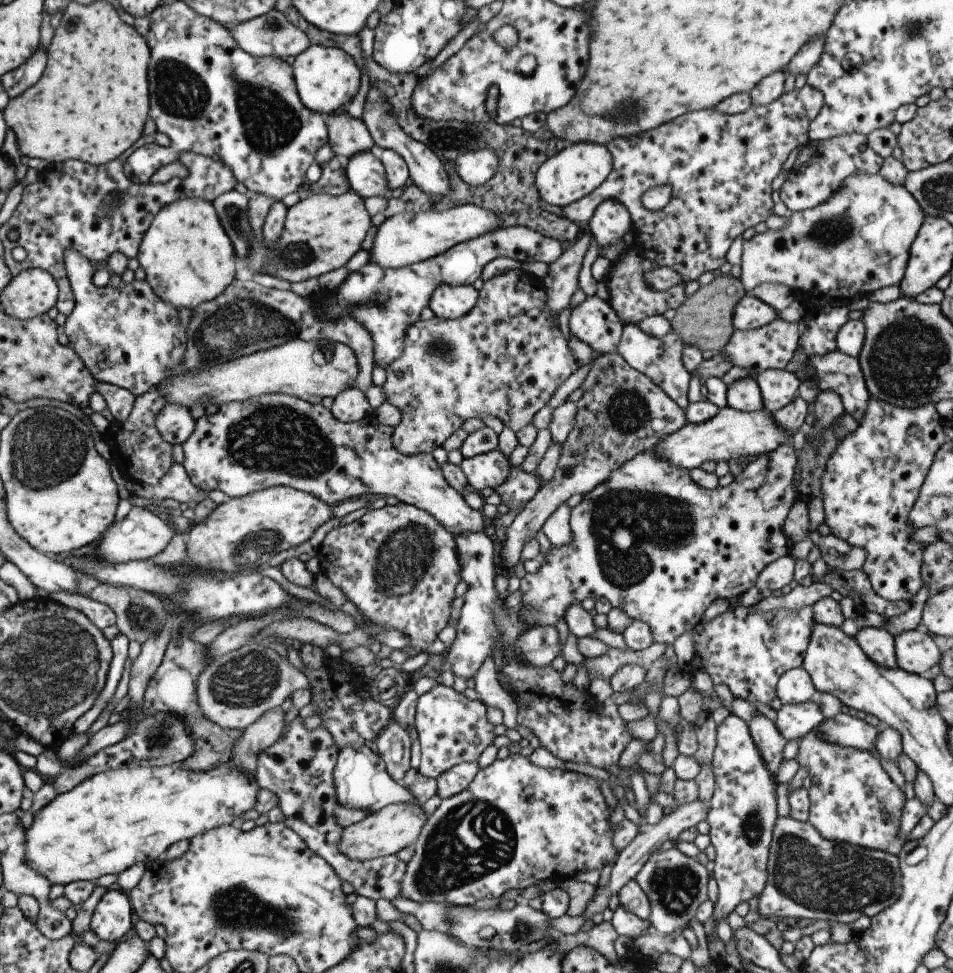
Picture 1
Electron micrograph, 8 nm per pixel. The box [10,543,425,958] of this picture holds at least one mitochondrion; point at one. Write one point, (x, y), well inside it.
(236, 908)

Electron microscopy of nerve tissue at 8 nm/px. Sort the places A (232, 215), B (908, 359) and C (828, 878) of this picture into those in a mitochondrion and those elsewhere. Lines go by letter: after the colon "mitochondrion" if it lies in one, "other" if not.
A: mitochondrion
B: mitochondrion
C: mitochondrion

